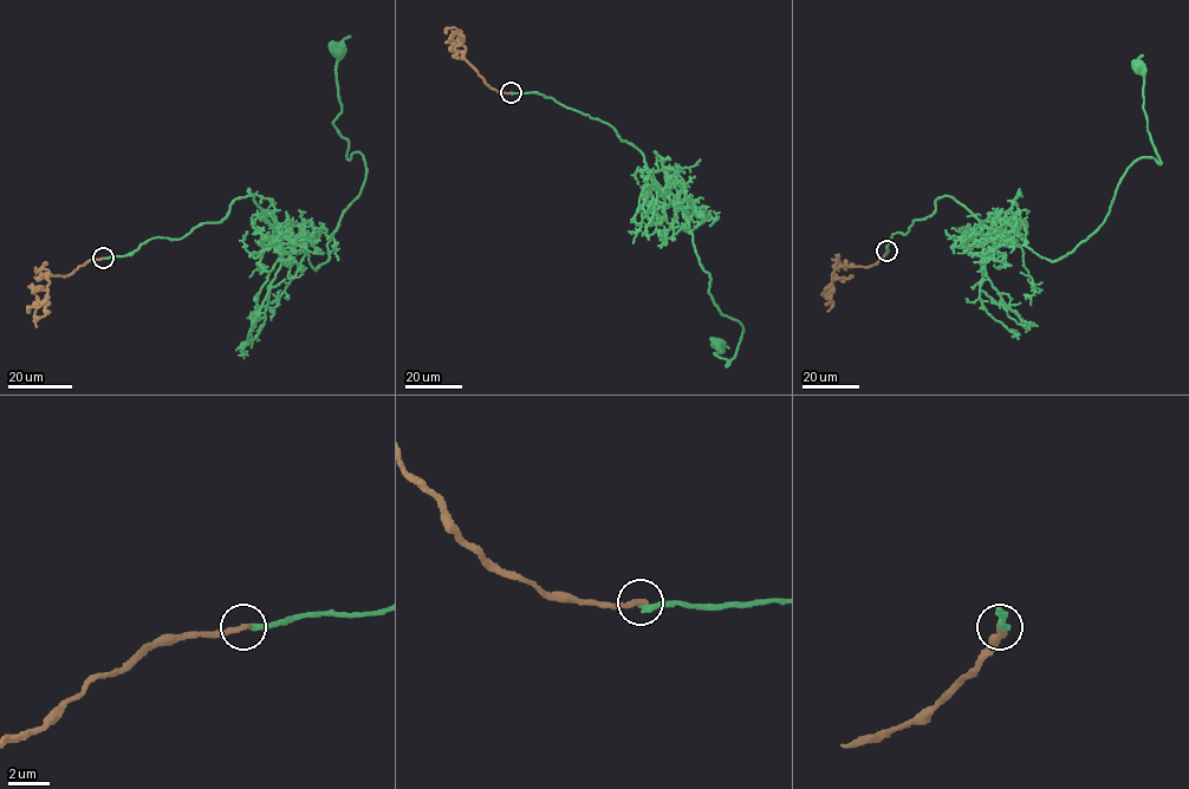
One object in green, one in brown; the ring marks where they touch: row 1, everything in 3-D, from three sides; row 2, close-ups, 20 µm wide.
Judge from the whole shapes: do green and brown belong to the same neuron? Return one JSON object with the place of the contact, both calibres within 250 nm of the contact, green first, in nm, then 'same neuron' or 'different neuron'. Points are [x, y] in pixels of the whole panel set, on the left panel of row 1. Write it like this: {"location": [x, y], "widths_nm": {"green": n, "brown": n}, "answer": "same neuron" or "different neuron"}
{"location": [103, 258], "widths_nm": {"green": 300, "brown": 300}, "answer": "different neuron"}

